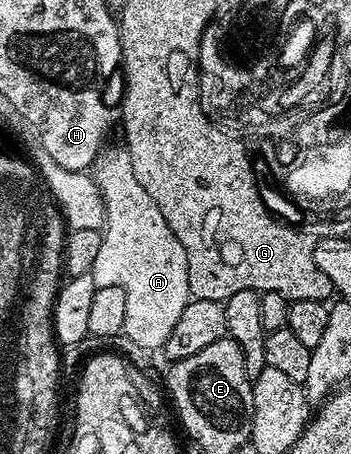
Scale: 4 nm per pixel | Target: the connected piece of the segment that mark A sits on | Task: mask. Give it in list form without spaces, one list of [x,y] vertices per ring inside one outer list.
[[[126,148],[110,149],[100,156],[93,169],[93,178],[103,197],[106,221],[101,230],[101,251],[97,251],[97,263],[93,263],[90,274],[98,287],[116,285],[125,291],[125,337],[139,349],[159,351],[165,339],[169,339],[181,311],[192,300],[185,247],[169,231],[165,215],[149,199],[149,191],[137,183]]]

